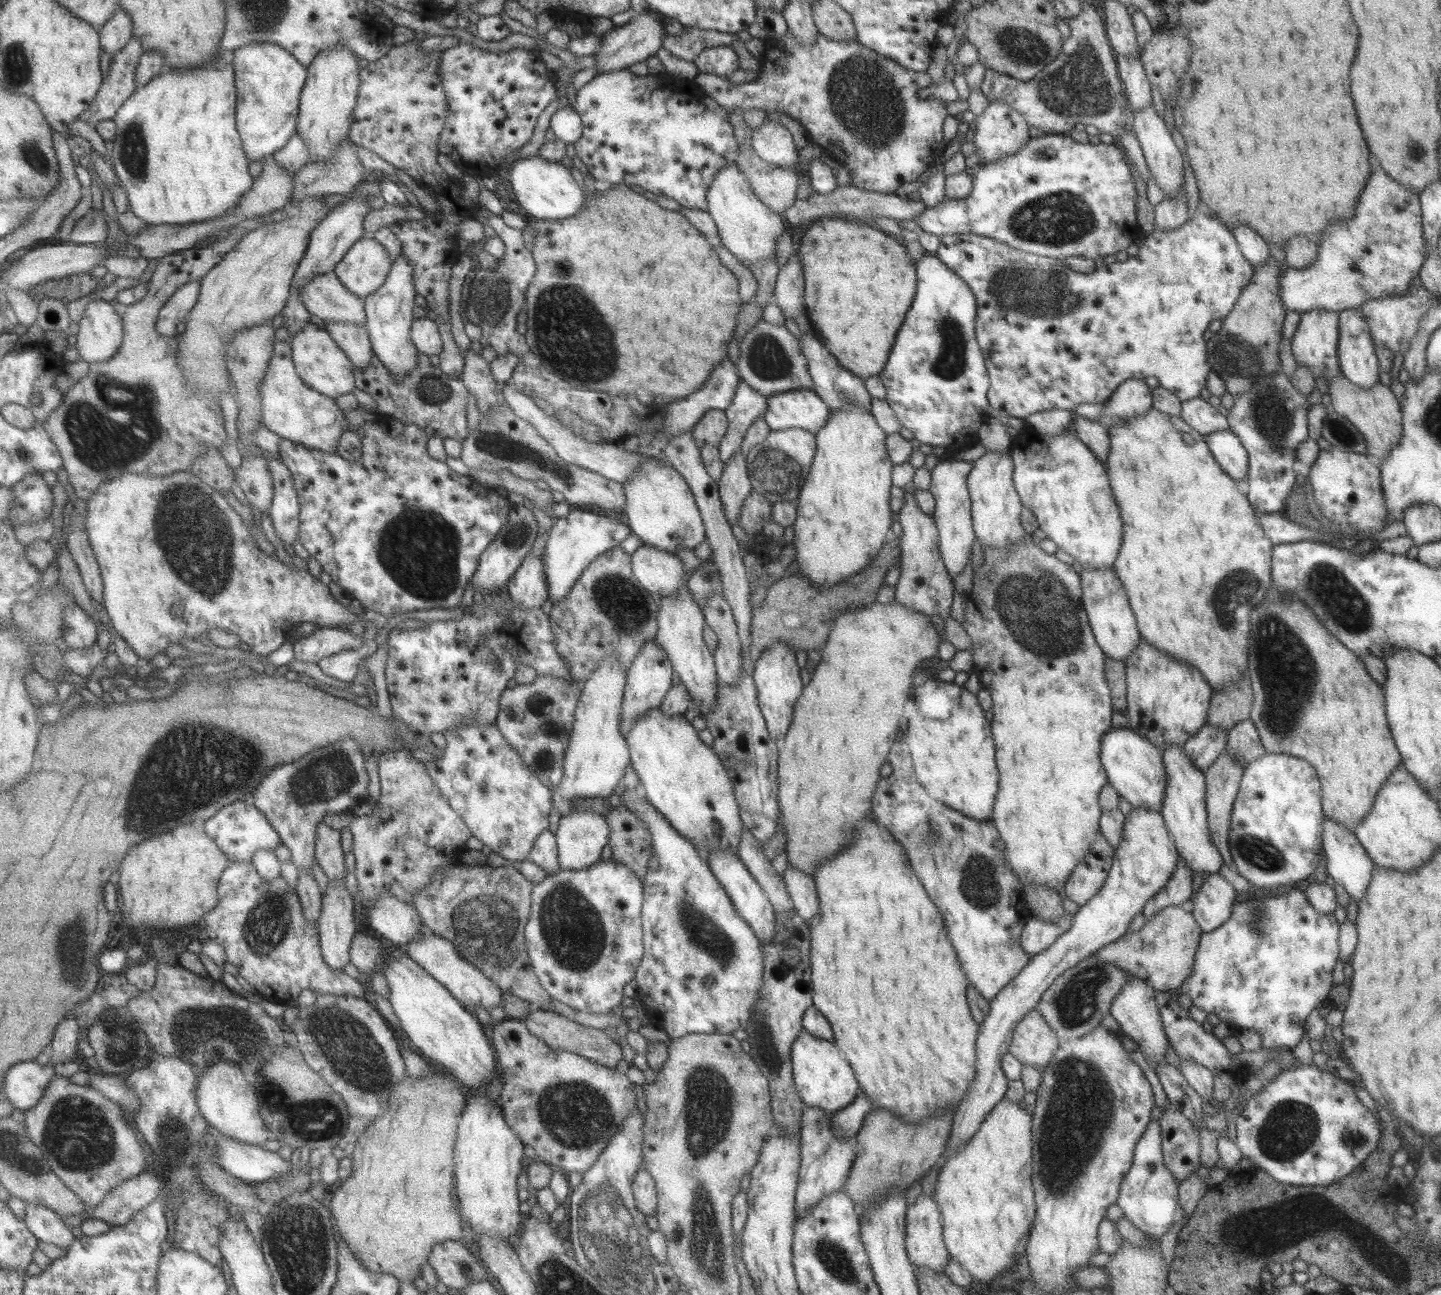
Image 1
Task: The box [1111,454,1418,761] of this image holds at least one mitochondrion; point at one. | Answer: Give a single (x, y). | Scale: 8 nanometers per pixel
(1287, 671)

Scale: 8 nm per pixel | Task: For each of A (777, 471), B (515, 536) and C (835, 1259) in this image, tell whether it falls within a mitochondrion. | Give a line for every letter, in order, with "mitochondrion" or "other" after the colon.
A: mitochondrion
B: mitochondrion
C: mitochondrion

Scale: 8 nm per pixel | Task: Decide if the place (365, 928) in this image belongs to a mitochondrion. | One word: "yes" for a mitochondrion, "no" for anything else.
no

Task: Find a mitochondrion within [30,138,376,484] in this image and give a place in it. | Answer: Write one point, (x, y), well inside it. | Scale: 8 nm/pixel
(102, 445)

